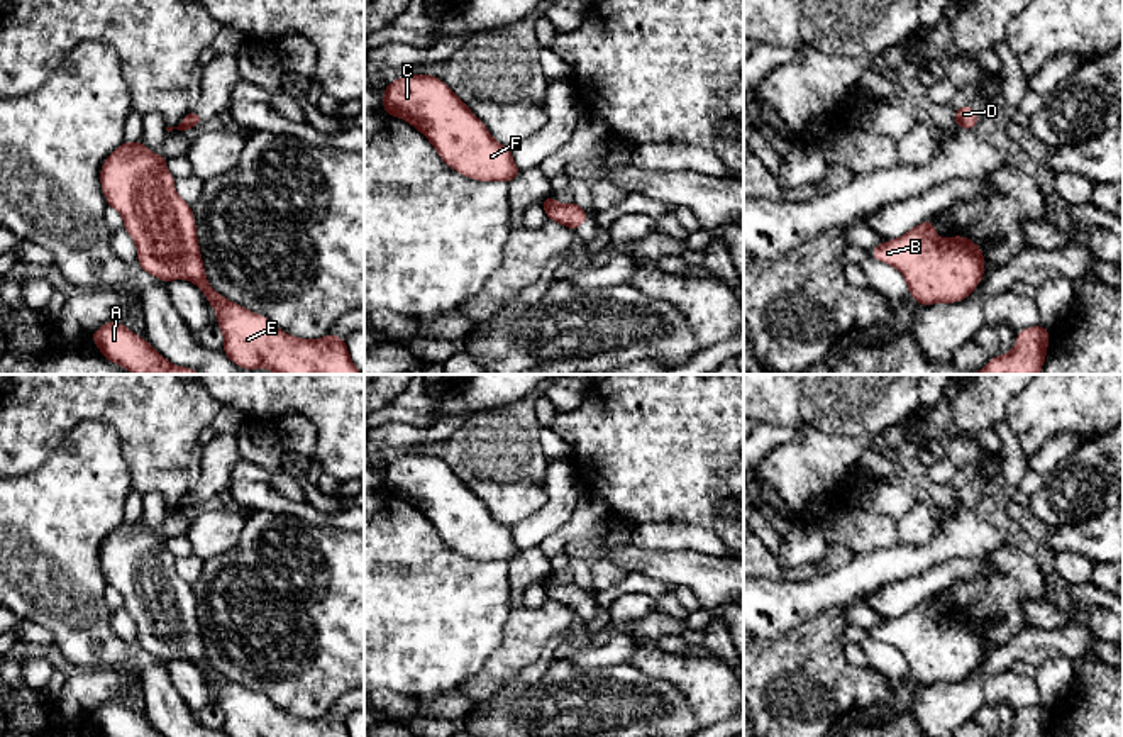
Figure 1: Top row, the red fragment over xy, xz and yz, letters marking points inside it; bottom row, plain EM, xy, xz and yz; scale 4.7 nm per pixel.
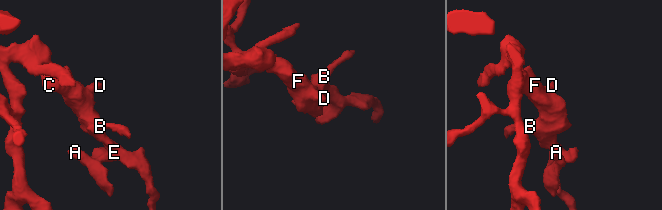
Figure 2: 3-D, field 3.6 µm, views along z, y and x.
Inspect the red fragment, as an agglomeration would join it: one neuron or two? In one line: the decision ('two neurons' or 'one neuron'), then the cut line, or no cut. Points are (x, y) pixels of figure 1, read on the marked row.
one neuron | no cut

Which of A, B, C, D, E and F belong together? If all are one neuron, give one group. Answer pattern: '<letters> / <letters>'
A B C D E F

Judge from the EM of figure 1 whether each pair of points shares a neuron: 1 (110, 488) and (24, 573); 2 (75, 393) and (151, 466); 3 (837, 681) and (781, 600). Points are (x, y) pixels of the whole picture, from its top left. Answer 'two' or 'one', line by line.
1: one
2: one
3: two

